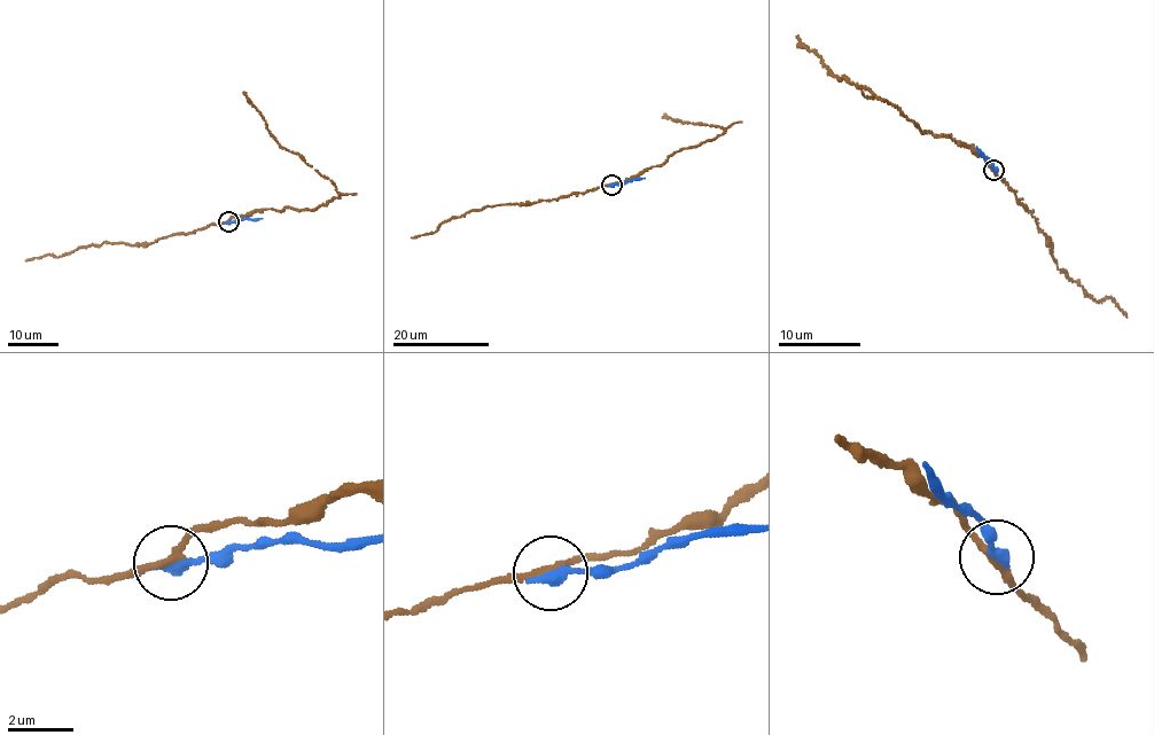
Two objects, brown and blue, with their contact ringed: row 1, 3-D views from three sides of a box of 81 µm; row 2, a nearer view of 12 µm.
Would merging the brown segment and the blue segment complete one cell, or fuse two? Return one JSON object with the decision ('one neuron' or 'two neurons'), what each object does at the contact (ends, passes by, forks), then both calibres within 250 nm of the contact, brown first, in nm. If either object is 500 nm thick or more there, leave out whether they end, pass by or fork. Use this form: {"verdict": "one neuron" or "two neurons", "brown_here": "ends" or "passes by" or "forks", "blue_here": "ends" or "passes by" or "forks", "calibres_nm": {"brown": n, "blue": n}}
{"verdict": "two neurons", "brown_here": "passes by", "blue_here": "ends", "calibres_nm": {"brown": 200, "blue": 380}}

